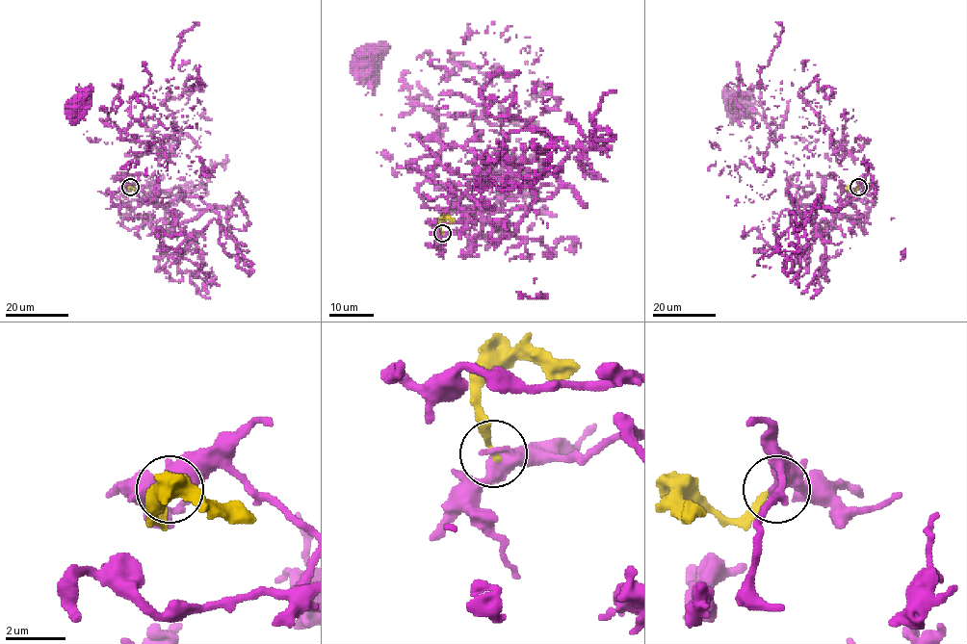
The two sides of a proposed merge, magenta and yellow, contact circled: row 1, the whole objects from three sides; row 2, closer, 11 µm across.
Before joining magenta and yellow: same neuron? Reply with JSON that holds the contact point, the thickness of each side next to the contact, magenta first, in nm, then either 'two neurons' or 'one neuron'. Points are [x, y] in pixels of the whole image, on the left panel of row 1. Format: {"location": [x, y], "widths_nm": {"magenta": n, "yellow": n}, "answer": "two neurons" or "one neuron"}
{"location": [130, 187], "widths_nm": {"magenta": 320, "yellow": 200}, "answer": "two neurons"}

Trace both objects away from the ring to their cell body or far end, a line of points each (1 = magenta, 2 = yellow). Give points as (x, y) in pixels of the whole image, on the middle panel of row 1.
1: (442, 232), (515, 224), (561, 184), (448, 182), (463, 217), (511, 196), (497, 126), (428, 111), (367, 60)
2: (442, 232), (440, 222), (443, 218), (455, 220)

